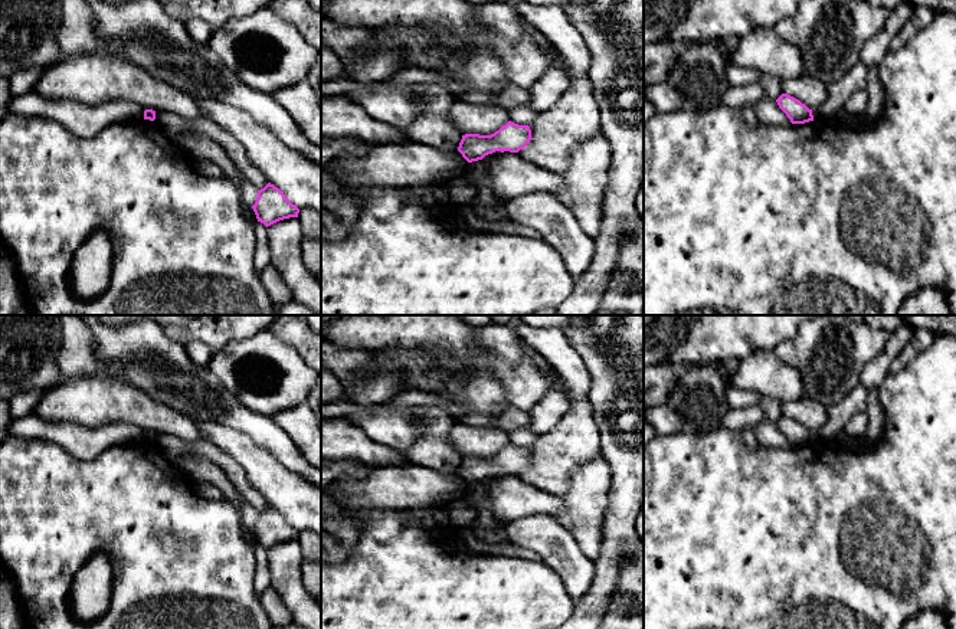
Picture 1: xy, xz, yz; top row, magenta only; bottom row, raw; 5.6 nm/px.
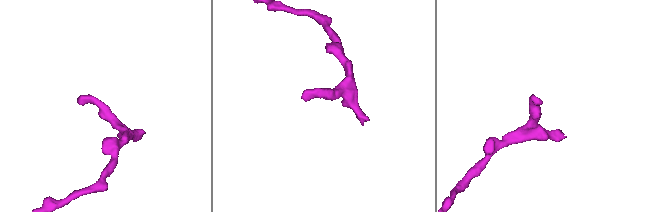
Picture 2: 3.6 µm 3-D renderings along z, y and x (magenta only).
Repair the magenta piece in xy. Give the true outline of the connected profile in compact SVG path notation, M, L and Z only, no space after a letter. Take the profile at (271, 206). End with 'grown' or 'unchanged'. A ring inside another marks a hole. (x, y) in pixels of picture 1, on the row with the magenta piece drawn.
M271 183L258 190L258 197L252 209L258 222L263 223L266 227L284 219L298 217L299 213L299 209Z; unchanged

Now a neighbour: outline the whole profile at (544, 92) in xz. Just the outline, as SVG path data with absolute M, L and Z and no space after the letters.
M550 66L531 86L528 107L537 112L551 108L572 88L572 78L557 66Z

